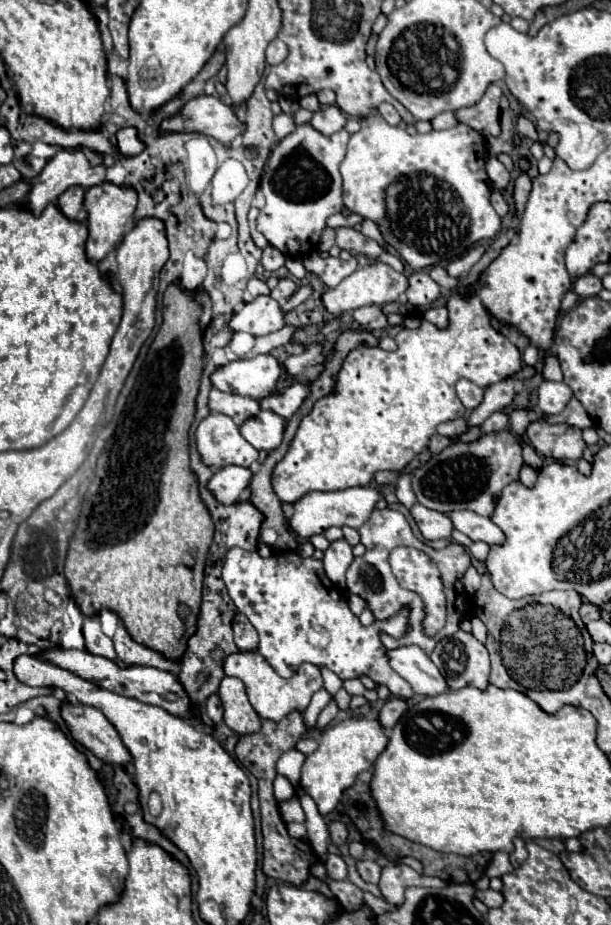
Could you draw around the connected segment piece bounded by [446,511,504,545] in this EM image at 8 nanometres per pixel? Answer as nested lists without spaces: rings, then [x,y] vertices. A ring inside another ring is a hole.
[[[458,511],[458,513],[446,513],[446,515],[454,523],[454,527],[464,535],[468,535],[472,541],[484,541],[488,545],[504,541],[504,533],[488,517],[482,517],[470,511]]]

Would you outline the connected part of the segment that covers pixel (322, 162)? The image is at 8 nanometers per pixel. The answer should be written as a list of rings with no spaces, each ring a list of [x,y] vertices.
[[[304,123],[280,141],[264,165],[260,187],[266,205],[260,209],[256,225],[270,245],[284,255],[302,259],[316,251],[320,235],[326,229],[326,219],[342,211],[342,177],[338,165],[346,157],[348,139],[350,135],[344,129],[328,137],[316,131],[310,123]]]

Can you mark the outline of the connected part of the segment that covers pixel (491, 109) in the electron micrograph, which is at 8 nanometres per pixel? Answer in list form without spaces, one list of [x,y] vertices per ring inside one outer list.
[[[490,85],[484,93],[484,97],[470,107],[456,109],[454,115],[458,123],[470,125],[474,131],[482,135],[498,135],[500,133],[500,101],[502,91],[496,85]]]

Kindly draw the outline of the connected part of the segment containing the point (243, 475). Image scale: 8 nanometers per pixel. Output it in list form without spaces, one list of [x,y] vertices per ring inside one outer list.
[[[230,465],[230,467],[218,469],[210,477],[206,487],[210,489],[210,493],[214,493],[216,501],[222,501],[222,505],[232,505],[236,503],[240,493],[250,485],[250,479],[252,479],[250,469]]]

